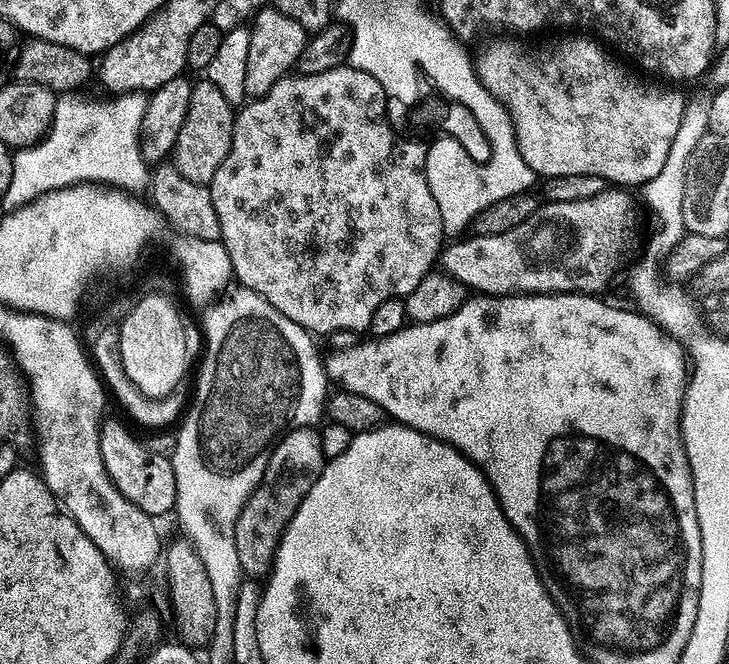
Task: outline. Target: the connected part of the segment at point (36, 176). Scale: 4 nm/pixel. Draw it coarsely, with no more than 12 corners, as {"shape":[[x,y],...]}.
{"shape":[[148,96],[79,104],[13,151],[2,198],[20,209],[77,184],[149,191]]}

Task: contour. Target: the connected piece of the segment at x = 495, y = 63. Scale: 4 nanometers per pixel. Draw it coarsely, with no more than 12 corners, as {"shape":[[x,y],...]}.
{"shape":[[500,42],[476,75],[537,177],[643,186],[686,97],[603,43]]}

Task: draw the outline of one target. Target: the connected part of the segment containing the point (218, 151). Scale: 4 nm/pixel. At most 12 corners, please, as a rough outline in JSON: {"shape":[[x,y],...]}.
{"shape":[[206,78],[192,85],[170,157],[211,184],[232,149],[234,105]]}

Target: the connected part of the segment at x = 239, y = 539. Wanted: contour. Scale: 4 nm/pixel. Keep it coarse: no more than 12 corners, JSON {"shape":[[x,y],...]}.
{"shape":[[315,427],[275,441],[234,526],[245,577],[276,547],[325,463]]}

